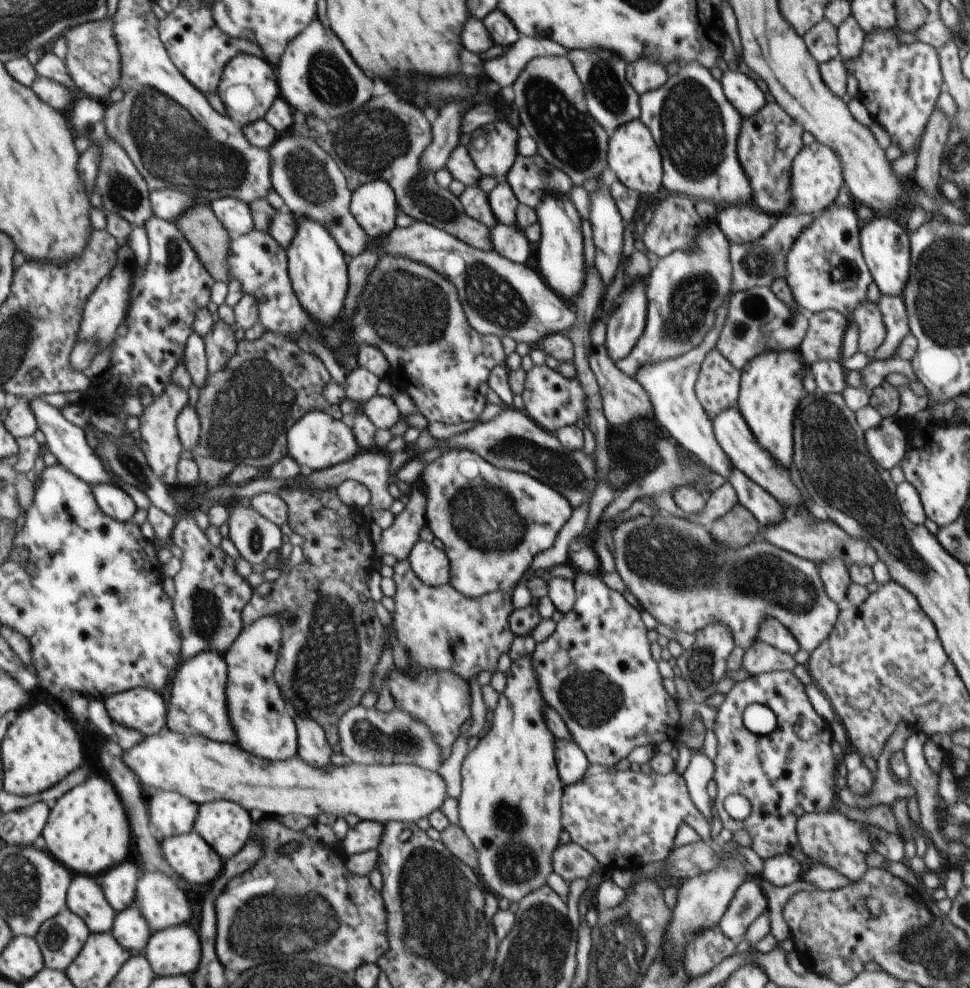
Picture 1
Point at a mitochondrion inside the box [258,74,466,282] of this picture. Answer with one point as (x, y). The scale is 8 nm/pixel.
(367, 142)

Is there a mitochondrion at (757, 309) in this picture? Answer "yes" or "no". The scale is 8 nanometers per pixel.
yes

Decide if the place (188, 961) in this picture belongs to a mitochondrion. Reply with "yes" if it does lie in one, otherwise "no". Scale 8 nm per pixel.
no

